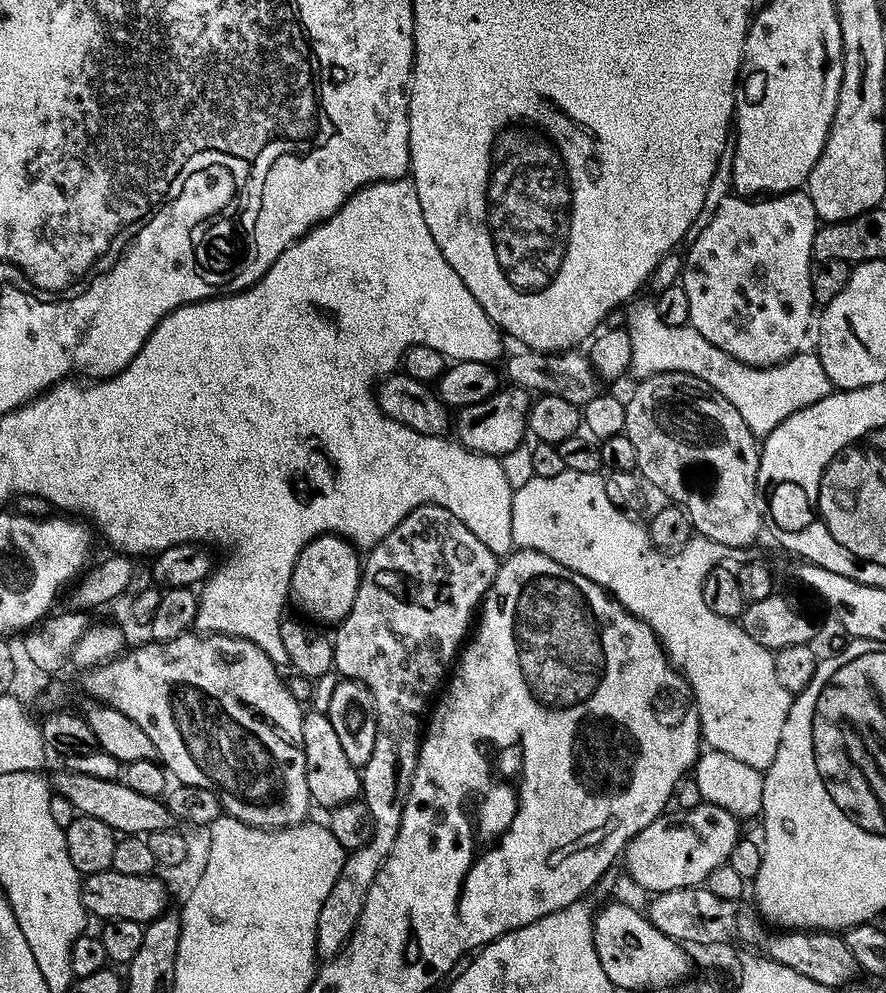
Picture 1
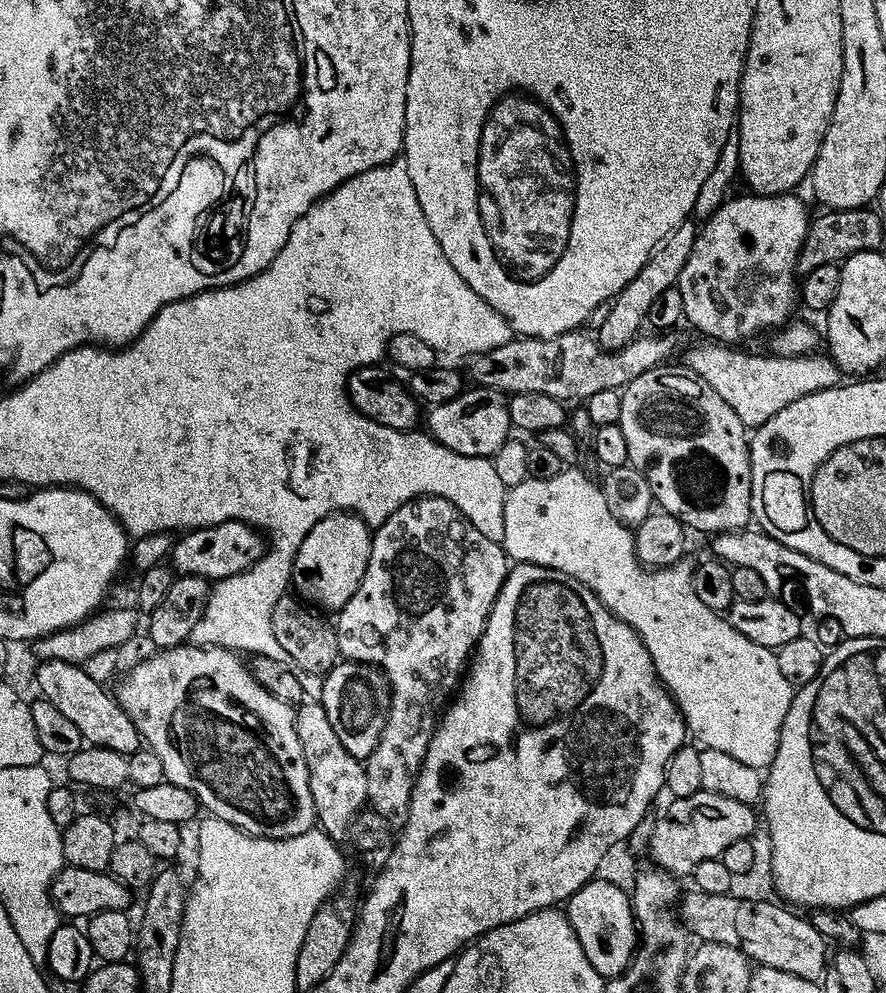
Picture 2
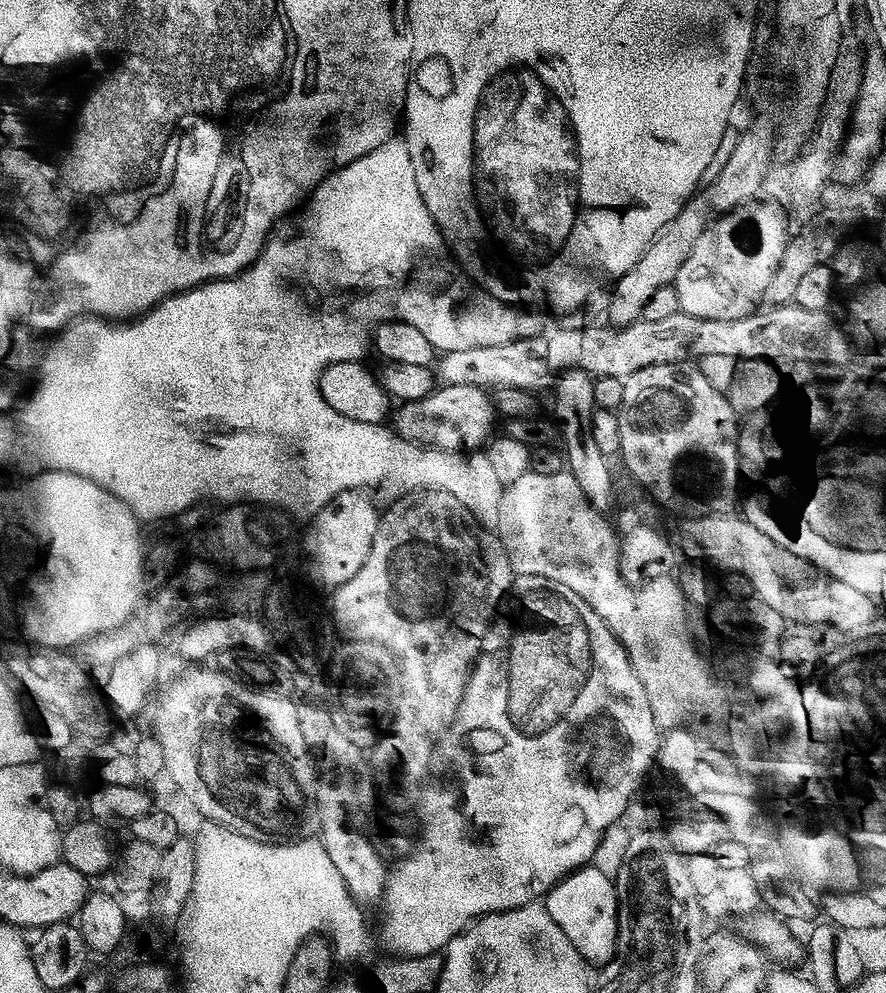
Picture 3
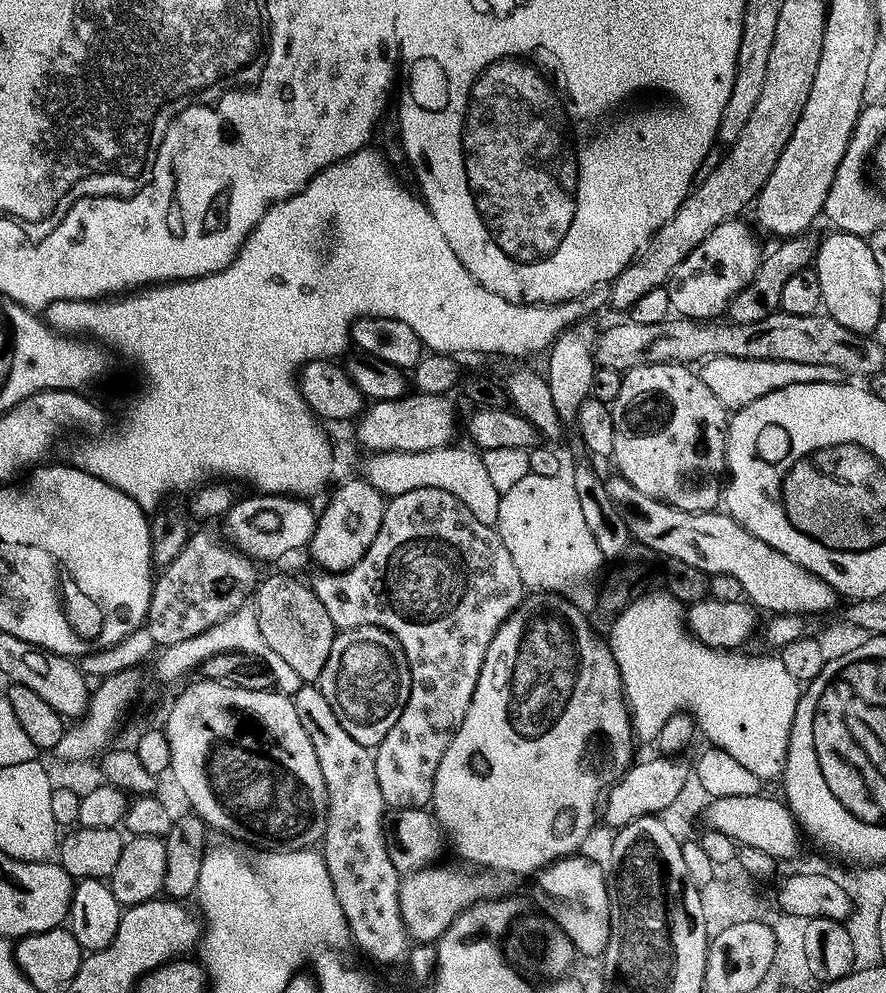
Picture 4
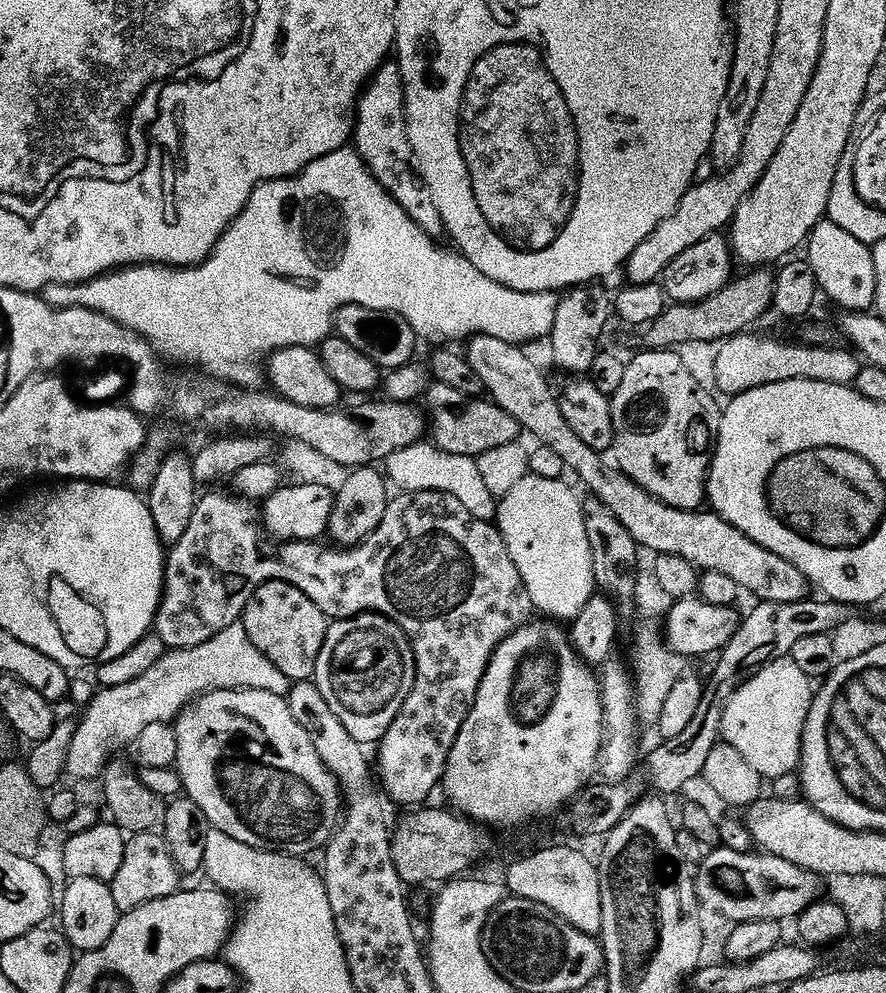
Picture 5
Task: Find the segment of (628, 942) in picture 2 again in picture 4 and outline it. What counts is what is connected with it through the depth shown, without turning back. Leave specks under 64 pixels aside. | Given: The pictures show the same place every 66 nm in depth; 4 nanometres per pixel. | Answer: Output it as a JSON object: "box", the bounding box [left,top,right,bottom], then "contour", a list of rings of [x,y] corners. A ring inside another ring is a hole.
{"box":[535,854,610,957],"contour":[[[573,854],[541,868],[535,873],[535,880],[536,900],[544,907],[541,908],[543,915],[549,916],[562,929],[581,957],[599,957],[608,945],[610,934],[605,869],[584,855]]]}

